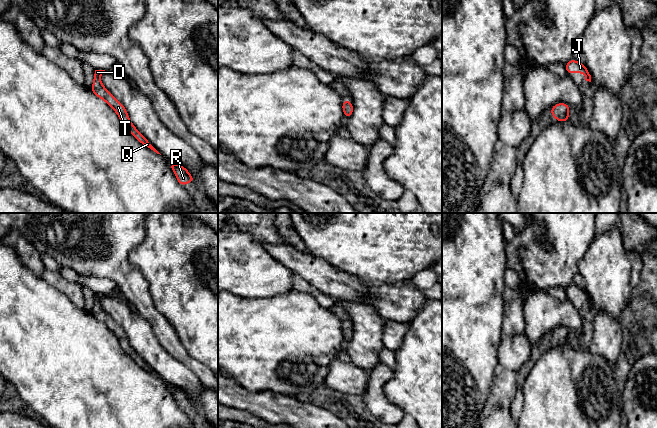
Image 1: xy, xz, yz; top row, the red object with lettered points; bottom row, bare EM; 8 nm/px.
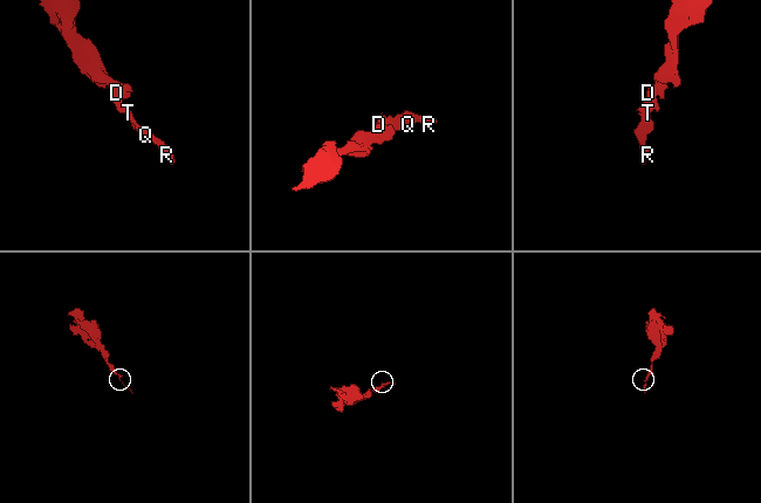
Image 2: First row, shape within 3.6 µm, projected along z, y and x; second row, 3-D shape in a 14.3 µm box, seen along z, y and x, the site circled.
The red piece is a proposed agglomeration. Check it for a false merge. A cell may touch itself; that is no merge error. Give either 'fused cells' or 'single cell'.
single cell

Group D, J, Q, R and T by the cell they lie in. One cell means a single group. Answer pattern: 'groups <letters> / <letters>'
groups D J Q R T

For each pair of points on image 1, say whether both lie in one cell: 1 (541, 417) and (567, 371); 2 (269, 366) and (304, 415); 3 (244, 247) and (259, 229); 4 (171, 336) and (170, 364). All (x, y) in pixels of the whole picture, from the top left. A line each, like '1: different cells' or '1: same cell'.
1: same cell
2: different cells
3: different cells
4: different cells

